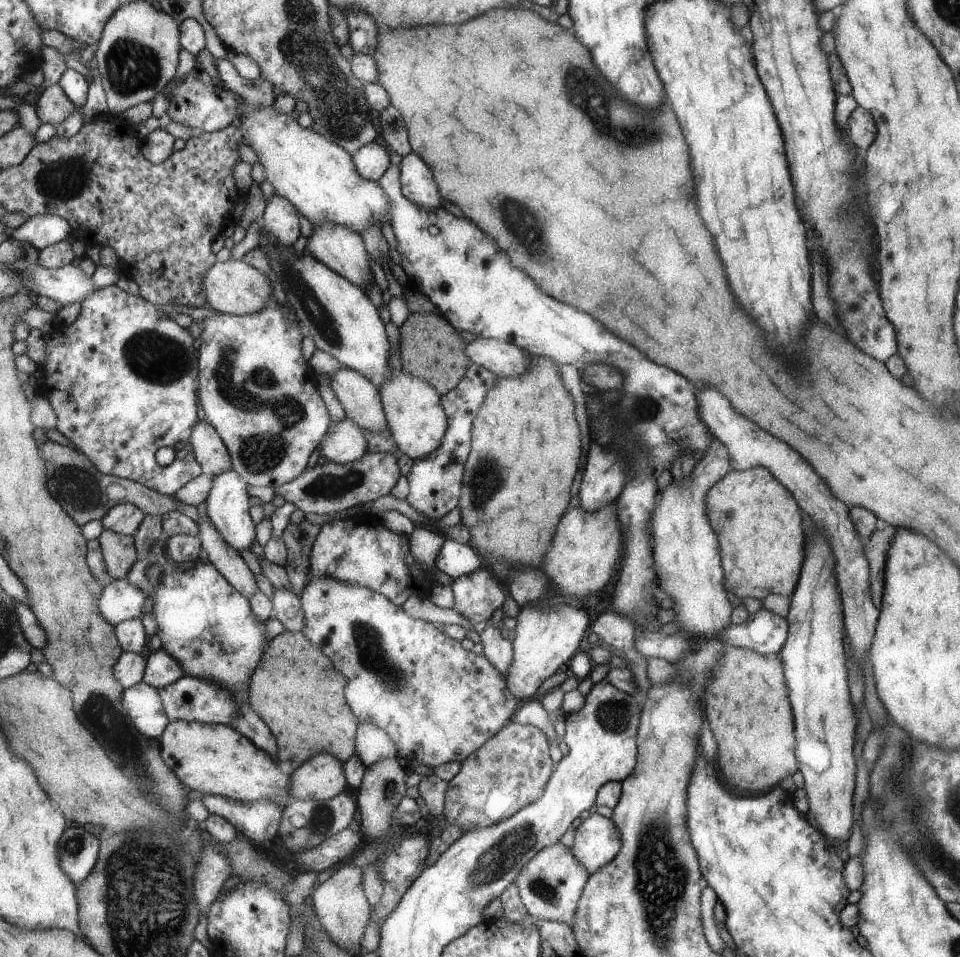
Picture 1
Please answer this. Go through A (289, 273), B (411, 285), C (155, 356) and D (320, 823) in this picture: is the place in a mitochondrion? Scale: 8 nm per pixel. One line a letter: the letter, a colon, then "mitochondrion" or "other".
A: mitochondrion
B: other
C: mitochondrion
D: mitochondrion

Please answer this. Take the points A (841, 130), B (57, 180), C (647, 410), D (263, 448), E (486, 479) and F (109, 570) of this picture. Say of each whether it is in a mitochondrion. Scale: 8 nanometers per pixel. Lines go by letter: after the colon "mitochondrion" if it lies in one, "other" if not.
A: other
B: mitochondrion
C: mitochondrion
D: mitochondrion
E: mitochondrion
F: other

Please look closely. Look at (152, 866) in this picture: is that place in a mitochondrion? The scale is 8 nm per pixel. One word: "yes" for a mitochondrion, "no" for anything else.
yes

